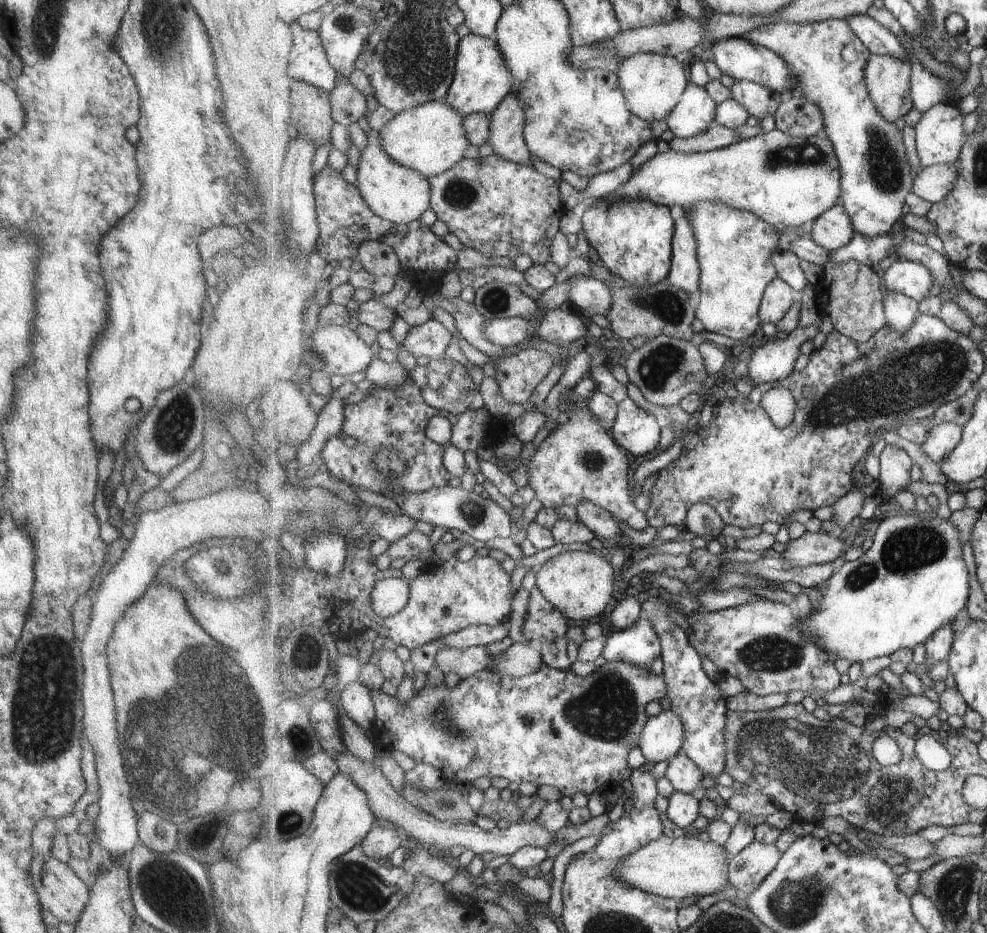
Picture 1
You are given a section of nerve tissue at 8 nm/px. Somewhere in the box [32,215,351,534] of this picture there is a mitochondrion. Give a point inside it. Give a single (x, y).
(173, 425)

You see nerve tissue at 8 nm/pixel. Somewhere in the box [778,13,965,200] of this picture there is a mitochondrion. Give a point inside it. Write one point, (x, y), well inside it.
(884, 165)

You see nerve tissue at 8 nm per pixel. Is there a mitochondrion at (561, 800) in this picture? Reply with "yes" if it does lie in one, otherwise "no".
no

